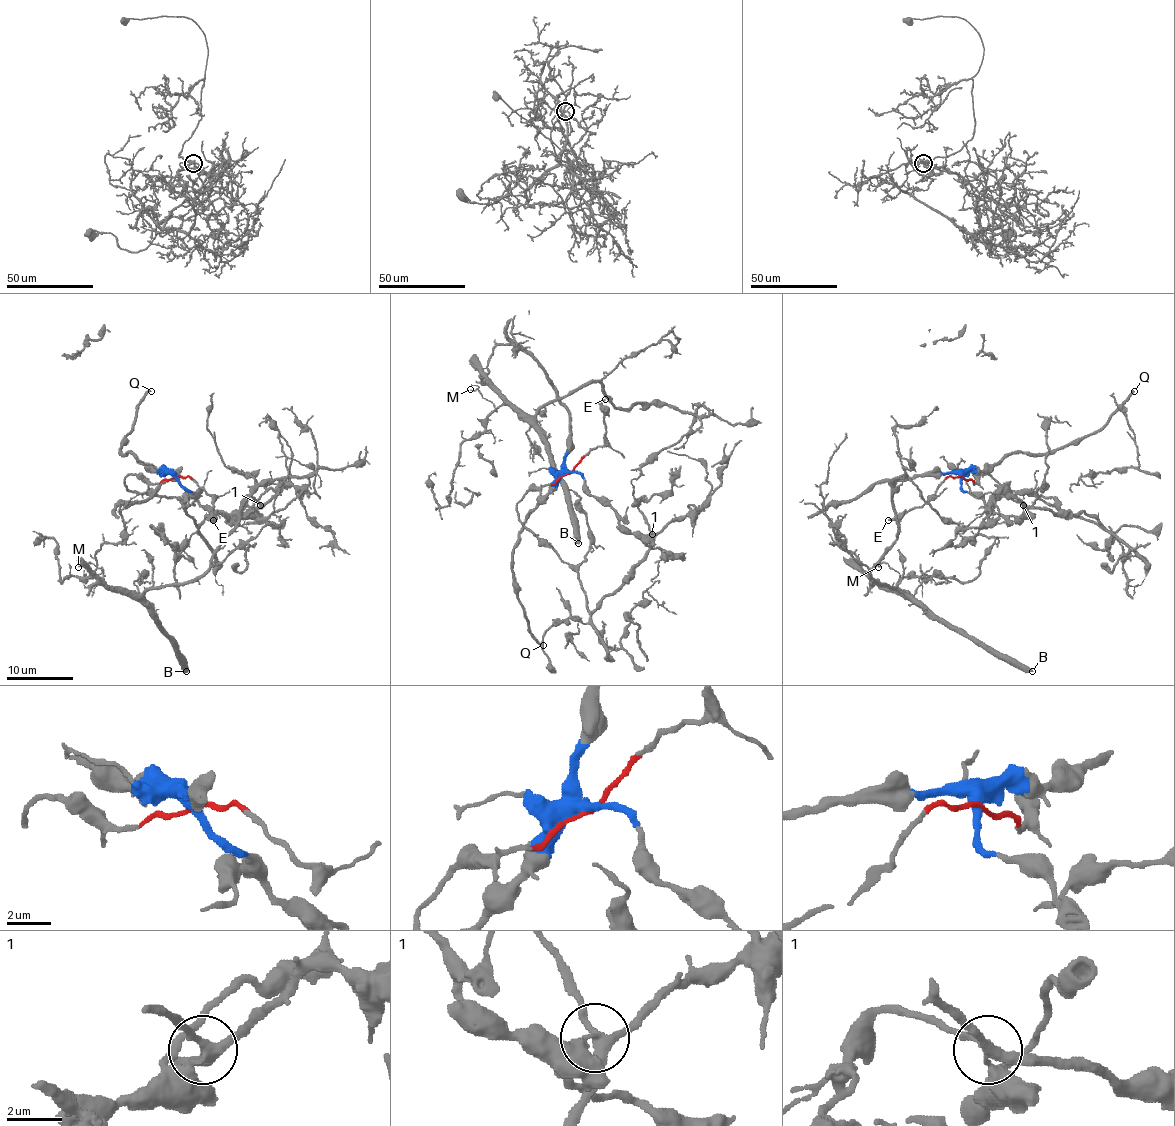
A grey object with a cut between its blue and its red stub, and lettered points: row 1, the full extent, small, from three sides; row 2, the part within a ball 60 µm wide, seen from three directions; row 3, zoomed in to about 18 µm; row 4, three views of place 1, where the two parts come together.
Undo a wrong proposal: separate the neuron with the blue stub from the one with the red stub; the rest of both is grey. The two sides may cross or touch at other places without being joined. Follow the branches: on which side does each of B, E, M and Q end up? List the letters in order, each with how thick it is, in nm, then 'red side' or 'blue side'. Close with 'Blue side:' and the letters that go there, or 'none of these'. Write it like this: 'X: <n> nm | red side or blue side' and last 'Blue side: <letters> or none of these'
B: 440 nm | red side
E: 200 nm | red side
M: 120 nm | red side
Q: 240 nm | blue side
Blue side: Q

